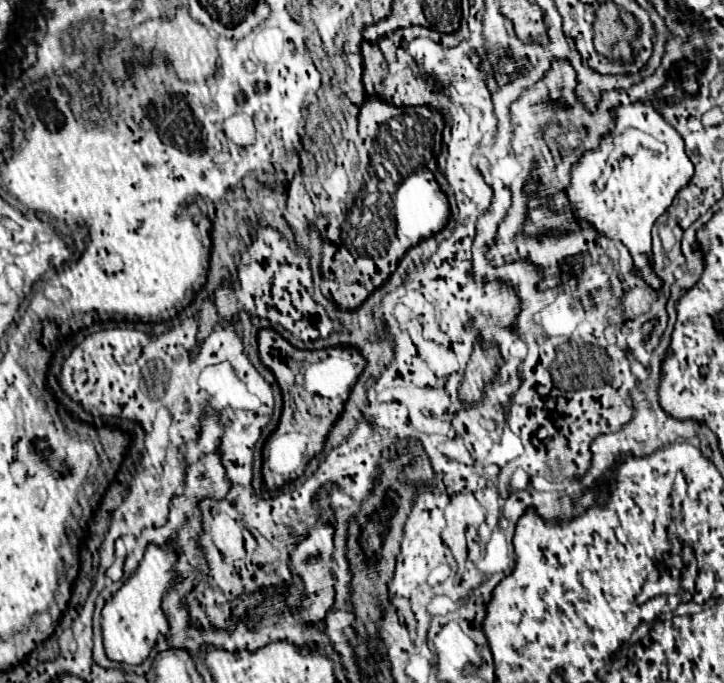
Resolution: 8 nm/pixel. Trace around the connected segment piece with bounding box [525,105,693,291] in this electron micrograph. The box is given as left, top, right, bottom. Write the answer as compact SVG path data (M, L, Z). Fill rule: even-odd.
M637 105L637 107L639 107L639 119L645 123L639 125L639 131L651 135L657 145L653 147L647 145L645 153L621 157L617 163L613 163L613 171L605 187L597 189L597 179L601 177L603 167L607 165L609 153L615 149L613 139L607 137L597 150L587 151L581 155L571 173L571 185L565 191L557 193L551 199L537 199L537 197L529 199L525 233L537 237L551 231L573 231L577 229L575 221L591 223L607 237L623 241L623 245L629 249L633 257L635 273L645 277L651 289L659 291L663 283L657 283L659 277L655 275L651 265L651 227L657 221L657 217L663 215L665 209L671 205L677 191L689 183L693 175L693 163L685 155L683 139L675 133L675 129L669 127L669 123L651 105Z

